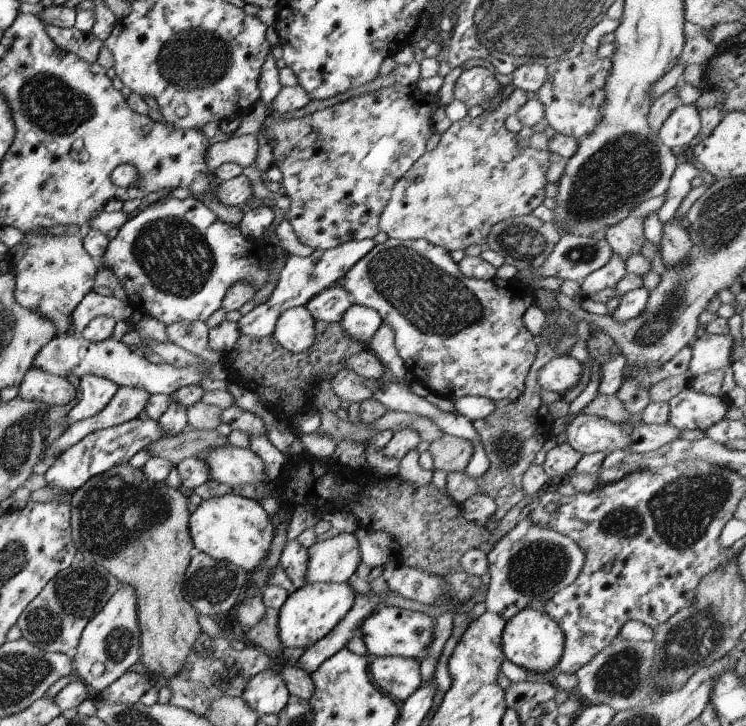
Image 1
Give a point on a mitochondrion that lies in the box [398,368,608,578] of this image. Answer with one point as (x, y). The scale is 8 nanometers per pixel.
(510, 446)

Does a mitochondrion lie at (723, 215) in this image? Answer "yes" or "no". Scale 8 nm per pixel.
yes

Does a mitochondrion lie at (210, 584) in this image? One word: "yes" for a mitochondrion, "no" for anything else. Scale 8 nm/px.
yes

